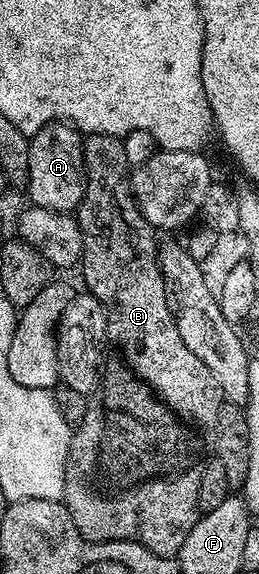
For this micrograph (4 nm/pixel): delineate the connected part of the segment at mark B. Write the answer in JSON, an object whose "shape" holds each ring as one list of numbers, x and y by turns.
{"shape":[[128,175,115,177,115,181,99,181,99,177,86,179,83,198,77,210,79,230,83,236,81,270,83,281,87,284,84,286,86,292,93,294,103,305,107,313,110,340,119,344,132,370,123,365,110,364,102,370,99,385,90,394,87,414,71,435,62,500,77,531,81,531,87,541,136,541,148,549,150,545,155,547,155,535,135,535,139,533,135,525,135,499,141,495,137,475,143,471,143,467,133,467,135,453,145,453,145,449,197,448,201,443,200,438,195,437,189,426,182,425,179,417,203,429,210,425,212,428,219,420,221,406,224,404,223,393,209,367,205,367,205,363,201,363,201,359,197,359,197,355,185,347,185,339,181,339,177,331,175,316,171,314,165,283,159,270,160,246,155,245,157,233,141,215,135,197,131,194]]}

